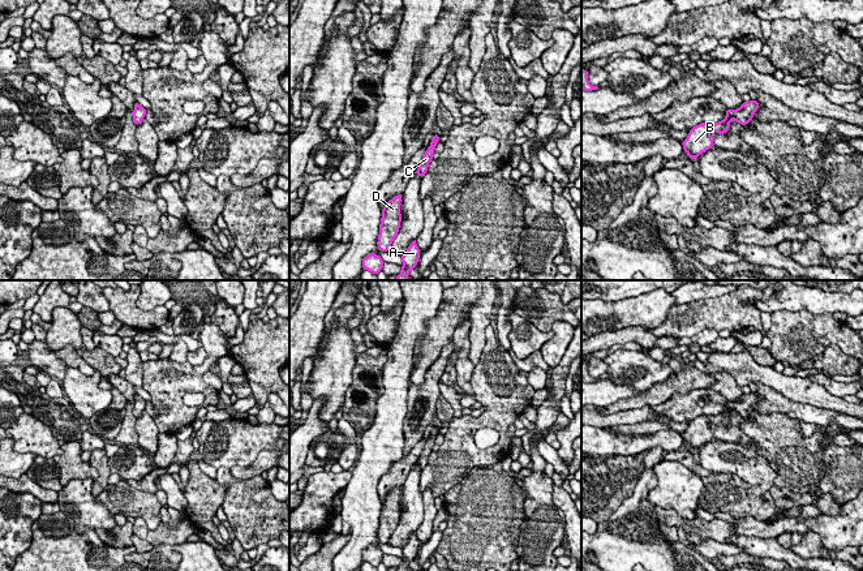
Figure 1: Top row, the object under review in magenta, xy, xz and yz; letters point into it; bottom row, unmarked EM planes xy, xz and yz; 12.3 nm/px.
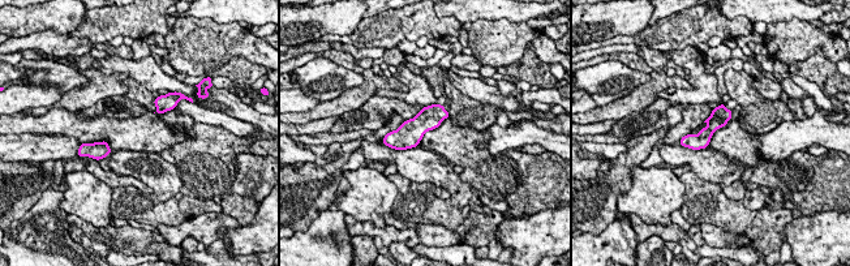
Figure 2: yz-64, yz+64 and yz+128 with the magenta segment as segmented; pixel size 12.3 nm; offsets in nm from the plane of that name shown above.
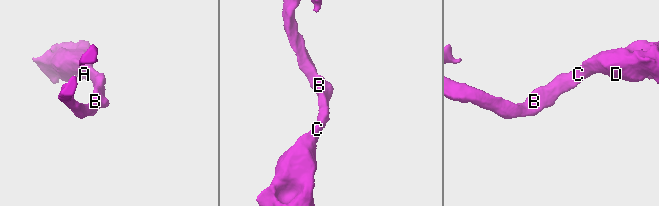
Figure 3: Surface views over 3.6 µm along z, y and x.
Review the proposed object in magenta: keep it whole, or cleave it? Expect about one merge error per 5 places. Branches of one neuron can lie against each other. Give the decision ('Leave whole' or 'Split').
Leave whole

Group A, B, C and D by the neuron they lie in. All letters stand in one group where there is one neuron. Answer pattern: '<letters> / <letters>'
A B C D

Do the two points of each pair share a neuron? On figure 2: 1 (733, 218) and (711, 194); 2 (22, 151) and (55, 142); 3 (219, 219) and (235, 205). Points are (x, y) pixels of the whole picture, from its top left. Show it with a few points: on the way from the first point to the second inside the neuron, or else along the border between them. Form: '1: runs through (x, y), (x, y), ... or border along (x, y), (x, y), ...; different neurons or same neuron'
1: runs through (728, 213), (715, 200); same neuron
2: runs through (30, 147), (47, 147); same neuron
3: border along (223, 211), (240, 224); different neurons

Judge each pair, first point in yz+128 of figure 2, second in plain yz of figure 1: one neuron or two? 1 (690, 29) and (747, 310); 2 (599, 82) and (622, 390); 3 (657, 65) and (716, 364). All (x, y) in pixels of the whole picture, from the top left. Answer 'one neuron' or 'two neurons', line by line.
1: one neuron
2: two neurons
3: two neurons

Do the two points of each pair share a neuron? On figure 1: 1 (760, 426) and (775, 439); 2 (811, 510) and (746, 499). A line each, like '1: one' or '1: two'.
1: one
2: two

